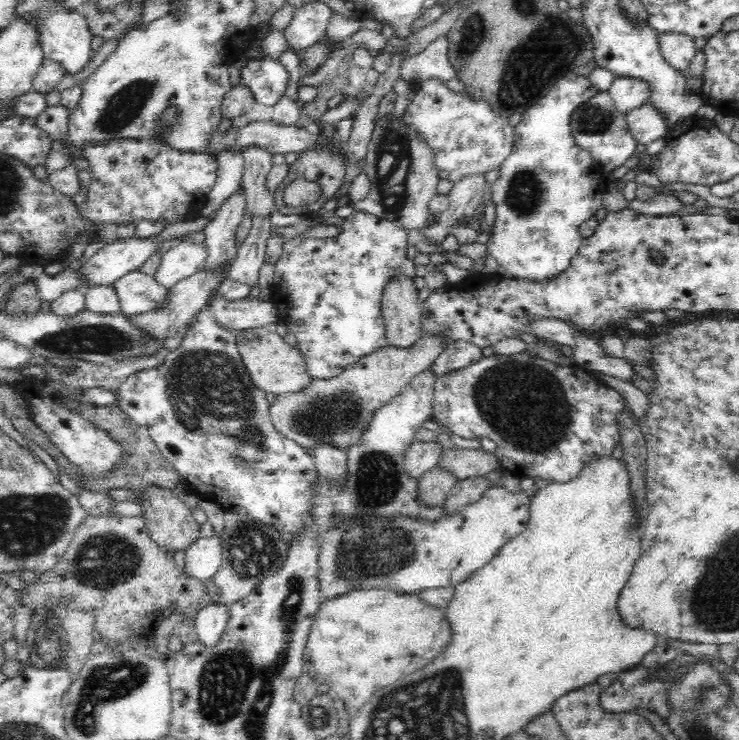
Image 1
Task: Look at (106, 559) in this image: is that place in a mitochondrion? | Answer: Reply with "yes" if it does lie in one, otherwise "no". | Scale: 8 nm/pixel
yes

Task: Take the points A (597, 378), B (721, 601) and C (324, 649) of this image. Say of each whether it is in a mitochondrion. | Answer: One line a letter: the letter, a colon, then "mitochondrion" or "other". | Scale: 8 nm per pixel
A: other
B: mitochondrion
C: other

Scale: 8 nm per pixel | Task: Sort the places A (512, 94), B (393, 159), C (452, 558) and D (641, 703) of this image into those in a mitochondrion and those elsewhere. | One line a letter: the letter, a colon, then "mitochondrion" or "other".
A: mitochondrion
B: mitochondrion
C: other
D: other

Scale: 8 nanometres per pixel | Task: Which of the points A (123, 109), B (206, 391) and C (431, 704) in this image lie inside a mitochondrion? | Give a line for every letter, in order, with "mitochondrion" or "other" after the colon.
A: mitochondrion
B: mitochondrion
C: mitochondrion

